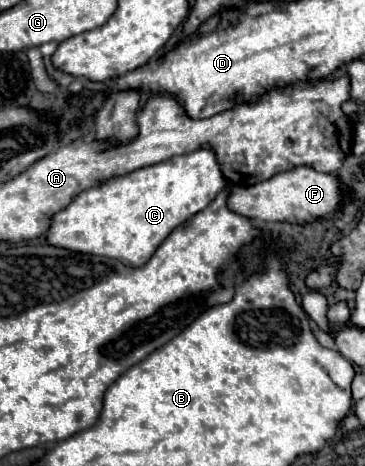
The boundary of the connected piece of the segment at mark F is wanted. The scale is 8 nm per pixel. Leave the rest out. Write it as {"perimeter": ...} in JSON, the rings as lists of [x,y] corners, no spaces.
{"perimeter":[[[296,167],[286,173],[278,173],[268,181],[238,187],[228,185],[228,207],[230,211],[248,219],[262,221],[290,221],[290,223],[312,223],[318,217],[336,217],[340,209],[342,191],[338,179],[328,173],[318,173],[310,167]]]}

